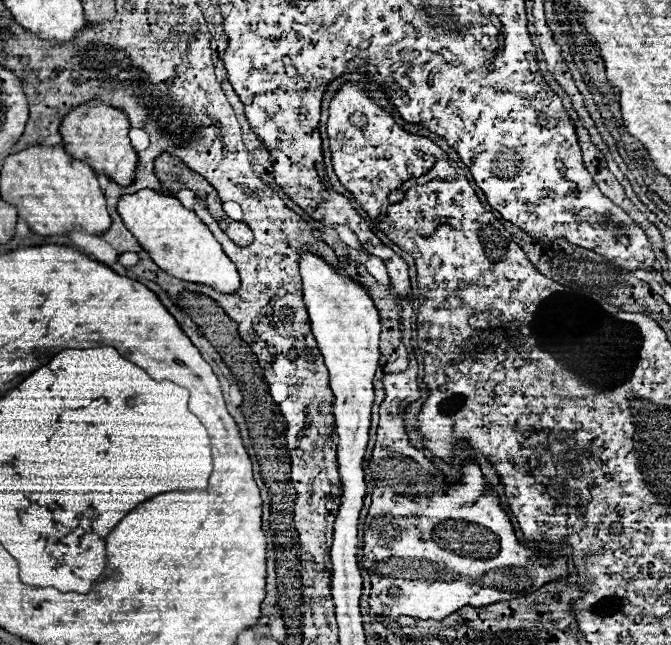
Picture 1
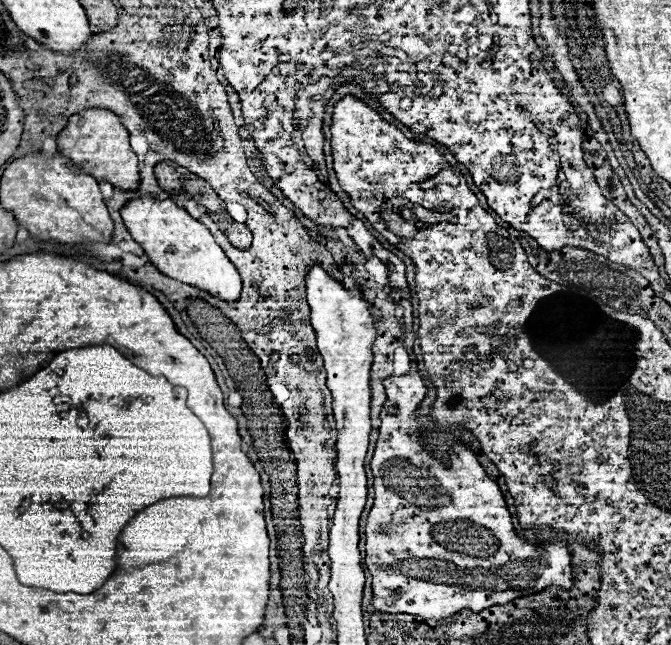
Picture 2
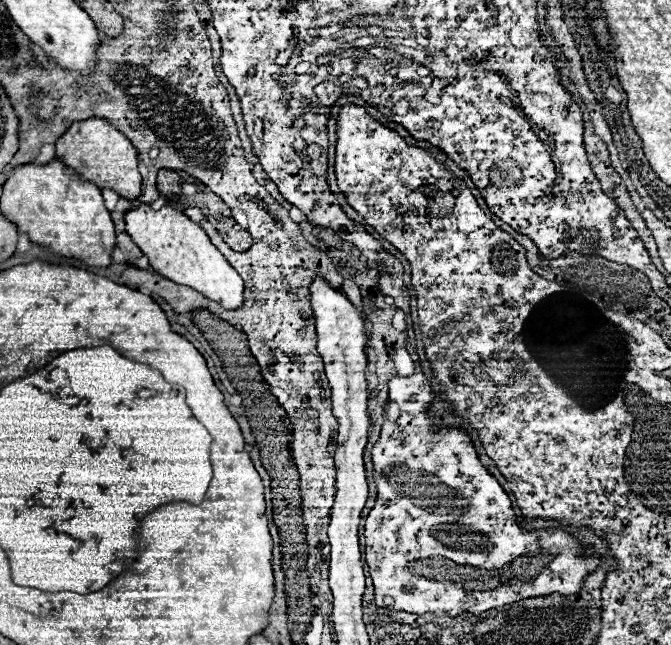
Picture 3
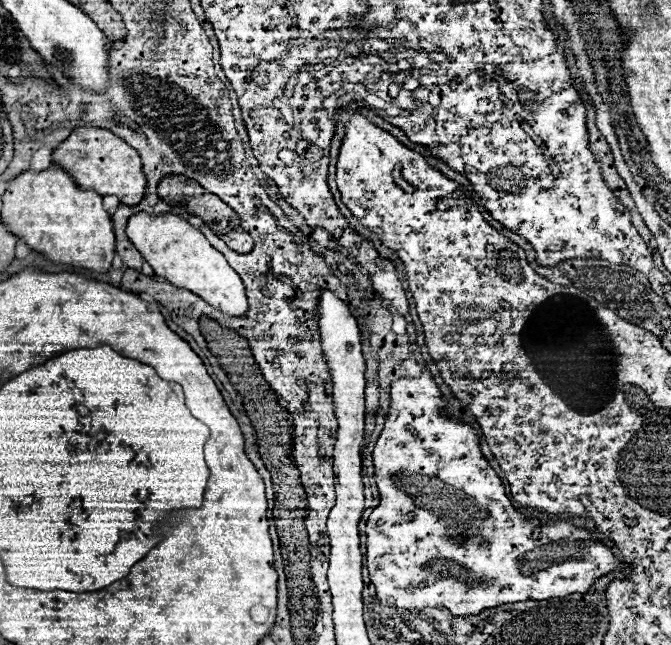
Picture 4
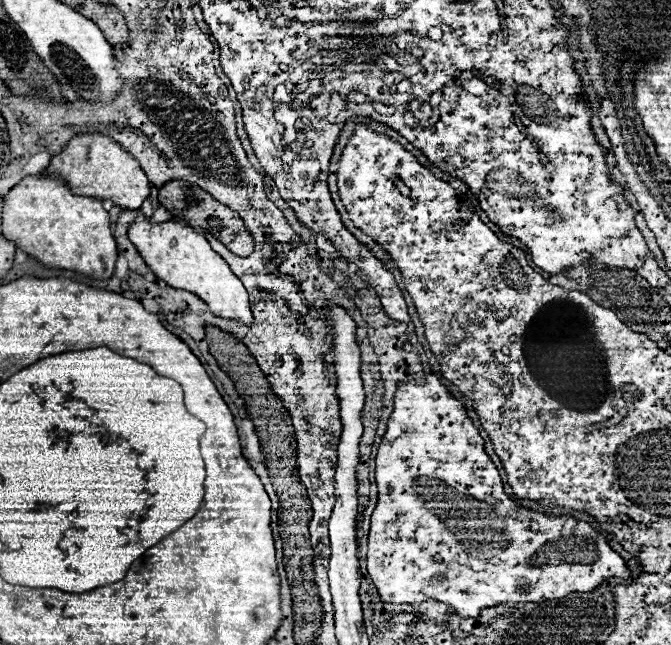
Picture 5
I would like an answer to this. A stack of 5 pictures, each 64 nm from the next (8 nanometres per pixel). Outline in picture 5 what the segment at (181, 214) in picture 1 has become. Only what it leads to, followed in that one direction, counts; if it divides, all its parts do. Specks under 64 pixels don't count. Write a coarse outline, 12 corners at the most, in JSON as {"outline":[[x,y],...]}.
{"outline":[[176,220],[128,238],[172,288],[252,324],[246,288],[204,234]]}

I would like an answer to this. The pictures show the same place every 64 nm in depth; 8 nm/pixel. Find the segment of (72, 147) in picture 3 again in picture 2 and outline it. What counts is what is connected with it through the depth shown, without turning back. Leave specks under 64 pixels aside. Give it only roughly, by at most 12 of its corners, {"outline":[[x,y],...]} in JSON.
{"outline":[[88,108],[58,134],[58,152],[96,180],[140,184],[128,130]]}

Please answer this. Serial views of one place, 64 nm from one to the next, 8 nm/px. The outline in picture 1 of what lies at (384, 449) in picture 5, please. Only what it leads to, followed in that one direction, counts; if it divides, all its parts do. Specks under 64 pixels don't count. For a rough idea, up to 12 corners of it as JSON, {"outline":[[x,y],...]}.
{"outline":[[390,372],[370,458],[370,608],[444,620],[566,576],[524,548],[476,462],[402,426]]}

